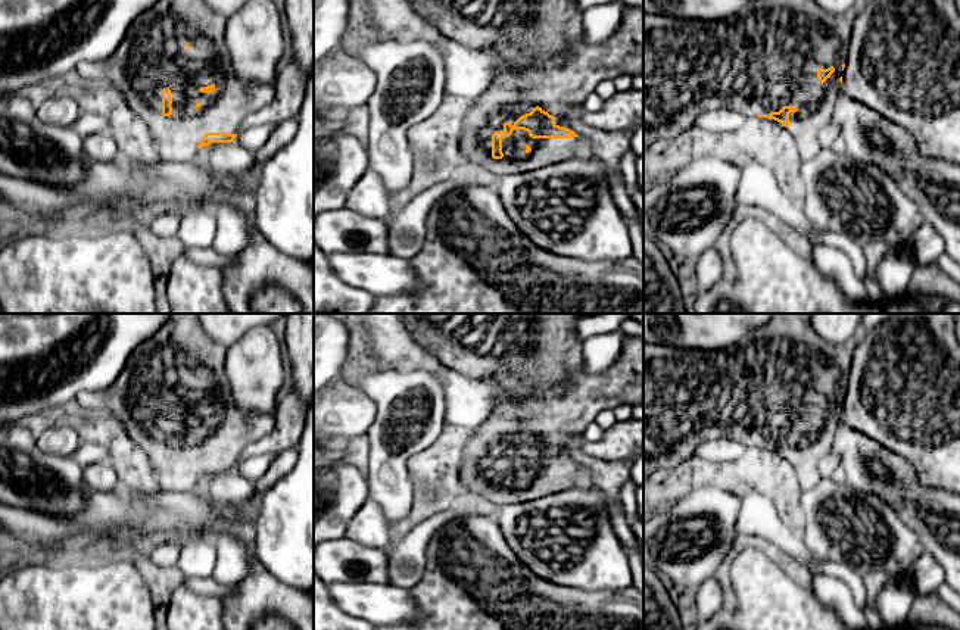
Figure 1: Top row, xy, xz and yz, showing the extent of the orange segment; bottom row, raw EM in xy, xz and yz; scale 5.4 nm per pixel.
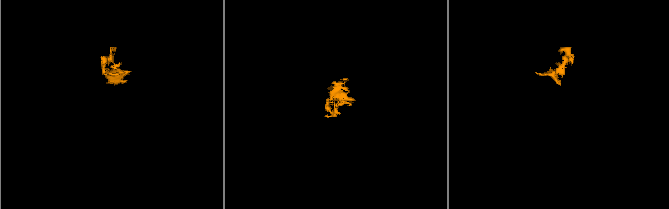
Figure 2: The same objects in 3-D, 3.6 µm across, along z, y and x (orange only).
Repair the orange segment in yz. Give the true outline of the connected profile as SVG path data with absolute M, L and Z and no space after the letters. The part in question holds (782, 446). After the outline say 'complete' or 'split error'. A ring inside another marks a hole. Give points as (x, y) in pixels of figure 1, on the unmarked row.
M773 314L772 319L721 350L698 350L643 341L643 483L657 470L673 470L689 459L705 440L730 437L747 446L783 453L804 489L822 480L819 462L832 452L841 422L855 347L869 330L860 324L854 336L830 344L816 334L811 314Z; split error

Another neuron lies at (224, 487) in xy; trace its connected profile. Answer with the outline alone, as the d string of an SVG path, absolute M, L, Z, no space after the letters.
M234 471L205 475L200 484L205 495L218 503L243 505L255 492L255 484Z

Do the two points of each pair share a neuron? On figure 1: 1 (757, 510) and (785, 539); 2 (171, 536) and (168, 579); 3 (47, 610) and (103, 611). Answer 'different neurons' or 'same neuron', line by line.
1: same neuron
2: different neurons
3: same neuron

